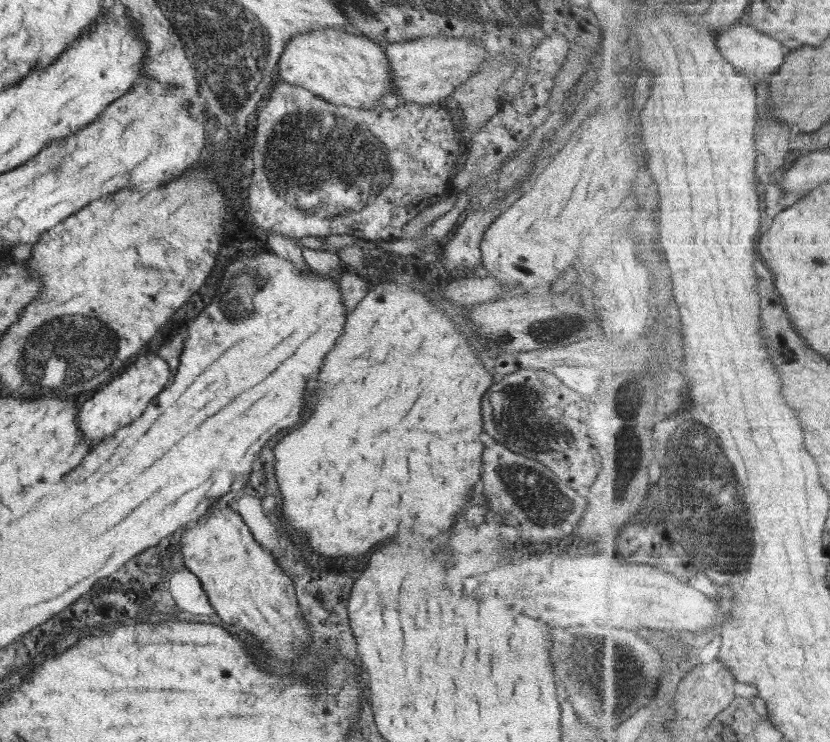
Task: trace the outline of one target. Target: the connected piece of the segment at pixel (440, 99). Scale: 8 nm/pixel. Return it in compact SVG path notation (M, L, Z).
M448 36L422 37L403 43L390 43L386 49L386 59L391 65L391 82L394 94L399 96L401 103L450 105L450 94L464 84L464 80L474 77L479 72L482 62L486 60L486 47L482 48L480 40L468 37L452 38Z

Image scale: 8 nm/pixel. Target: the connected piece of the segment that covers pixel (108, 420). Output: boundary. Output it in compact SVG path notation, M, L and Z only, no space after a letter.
M156 354L140 356L132 365L120 372L106 388L103 386L100 392L88 397L90 400L80 408L76 416L80 431L84 430L88 438L98 442L98 438L114 434L116 428L129 425L133 419L139 417L148 408L150 401L163 391L164 384L170 380L170 376L172 376L170 366L160 356Z

